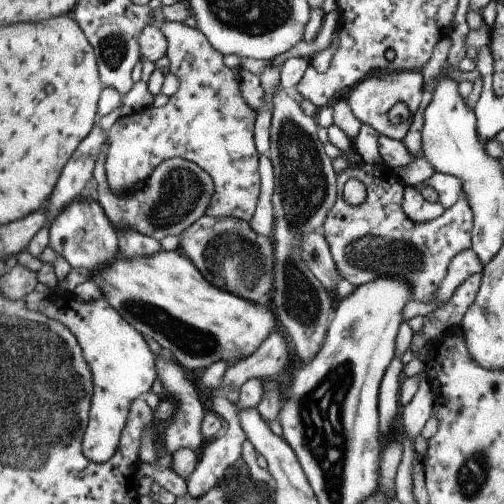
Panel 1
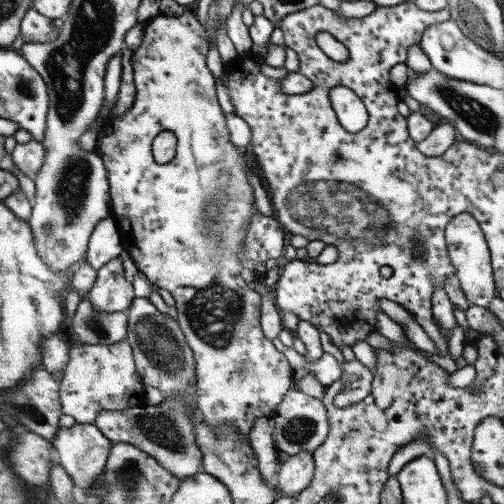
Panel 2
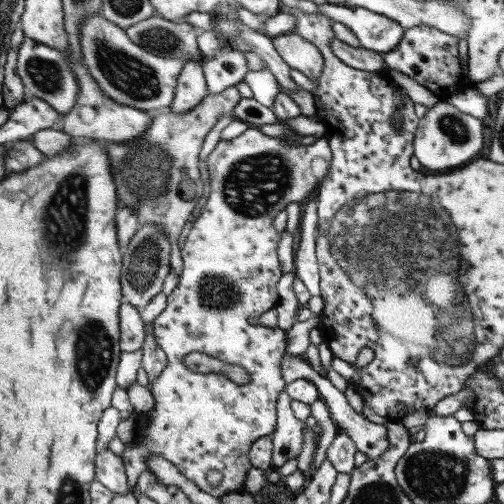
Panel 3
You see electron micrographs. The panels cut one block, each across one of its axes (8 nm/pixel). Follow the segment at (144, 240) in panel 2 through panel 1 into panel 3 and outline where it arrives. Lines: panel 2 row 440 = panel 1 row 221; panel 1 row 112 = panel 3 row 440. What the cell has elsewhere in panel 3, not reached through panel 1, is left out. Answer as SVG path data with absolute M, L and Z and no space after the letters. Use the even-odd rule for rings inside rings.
M249 126L243 134L239 134L239 136L233 138L233 140L219 140L217 146L215 146L213 152L207 156L205 162L207 162L207 170L209 170L209 196L207 196L207 202L205 202L205 206L203 206L199 218L193 220L193 228L189 230L187 240L185 240L185 244L181 246L181 258L183 258L183 260L181 260L181 272L179 272L177 288L167 296L167 306L165 306L165 310L151 322L153 338L155 338L155 342L159 344L159 348L165 352L165 356L167 356L167 366L165 366L165 370L155 378L155 382L149 386L149 392L151 392L153 398L155 398L155 406L153 406L151 412L147 412L147 414L143 416L147 424L137 430L137 440L131 442L131 444L125 442L127 448L125 448L123 454L121 454L121 462L123 462L123 470L125 470L127 484L129 484L131 488L135 486L135 482L137 482L137 478L139 478L141 474L147 474L147 472L149 472L147 466L145 466L147 458L149 458L149 456L161 456L163 460L171 462L171 464L179 470L179 474L181 474L183 478L191 480L201 492L205 492L205 494L209 494L209 496L213 496L213 498L223 498L223 496L227 496L227 494L237 494L237 492L243 488L245 478L247 478L247 472L251 470L251 464L249 464L249 458L247 458L249 448L251 448L253 442L269 440L269 436L273 434L273 430L275 430L275 426L277 426L277 398L279 398L281 392L285 390L285 380L283 380L283 376L281 376L281 358L285 356L285 330L281 330L281 328L265 328L265 326L251 326L251 324L247 322L249 318L257 318L257 316L261 316L263 312L267 312L269 308L273 308L273 306L277 304L277 282L279 282L279 278L281 278L283 274L279 272L281 268L279 268L279 262L277 262L277 242L279 242L279 236L281 236L281 234L277 234L277 232L273 230L273 218L275 218L279 212L283 212L291 202L303 204L303 202L315 198L317 186L319 186L319 182L321 182L321 176L327 172L329 162L331 162L331 148L329 148L329 140L327 140L325 136L319 138L319 140L315 140L315 142L309 144L309 146L301 146L301 144L291 142L291 140L285 140L285 138L279 140L279 138L263 136L263 134L259 132L259 128ZM189 352L203 352L203 354L213 356L213 358L217 358L217 360L221 360L221 362L237 364L237 366L245 368L245 372L249 374L249 382L243 384L243 386L239 386L239 384L227 380L225 376L221 376L221 374L193 374L191 370L187 370L187 368L181 364L183 356L189 354ZM211 470L217 470L217 472L223 476L221 484L217 484L217 486L209 486L209 484L207 484L207 472L211 472Z

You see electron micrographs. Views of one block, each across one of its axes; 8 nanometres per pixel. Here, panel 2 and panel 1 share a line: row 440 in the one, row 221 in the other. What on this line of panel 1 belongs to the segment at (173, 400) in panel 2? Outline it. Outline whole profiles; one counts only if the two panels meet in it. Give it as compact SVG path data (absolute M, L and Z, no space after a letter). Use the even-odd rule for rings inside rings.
M169 158L155 170L151 170L145 184L131 196L119 198L111 192L99 192L95 200L115 232L121 228L129 228L137 230L143 236L151 236L155 242L161 242L165 236L179 238L181 232L193 226L193 222L197 222L201 216L205 216L211 196L213 184L209 174L205 174L193 162L187 162L183 158Z

